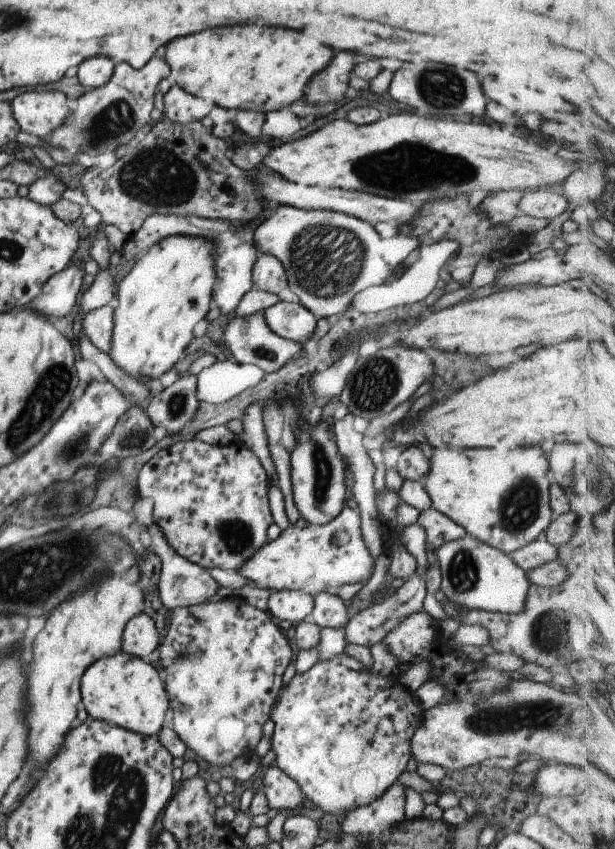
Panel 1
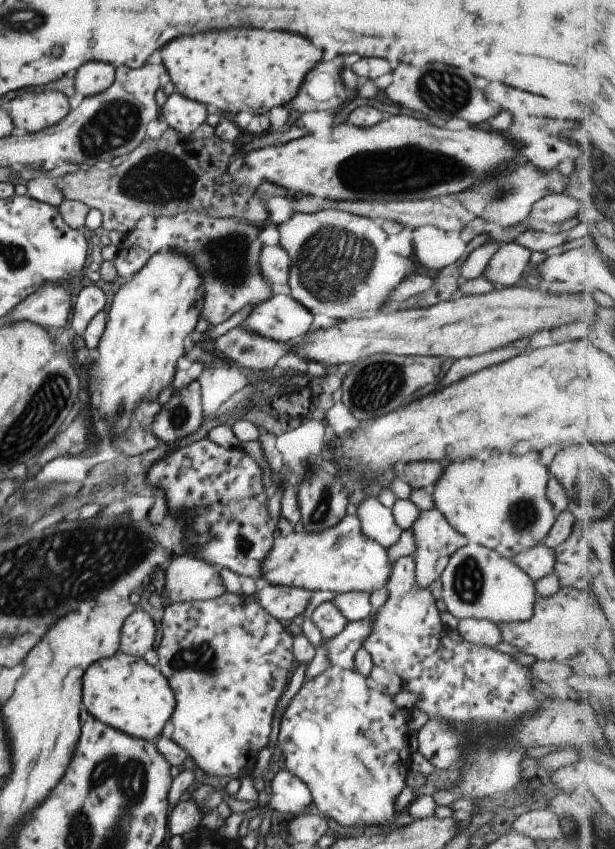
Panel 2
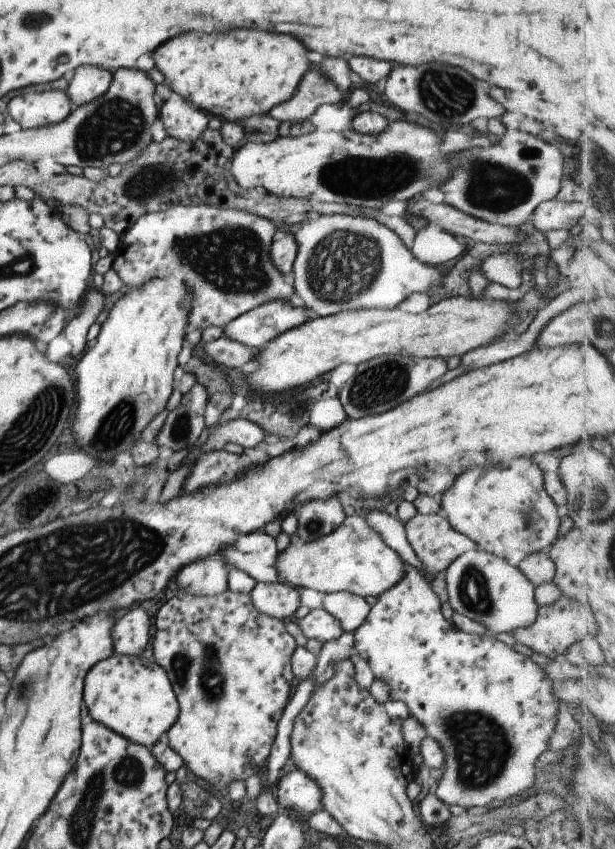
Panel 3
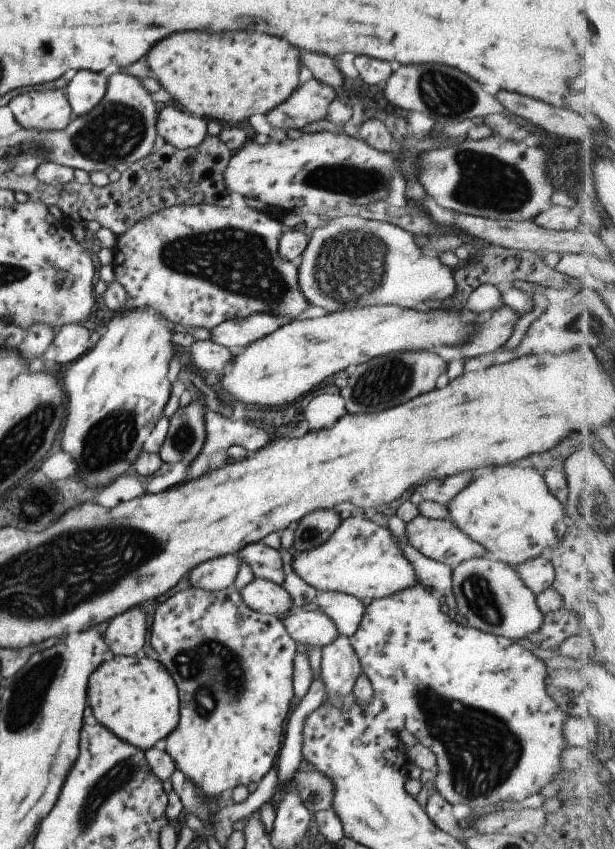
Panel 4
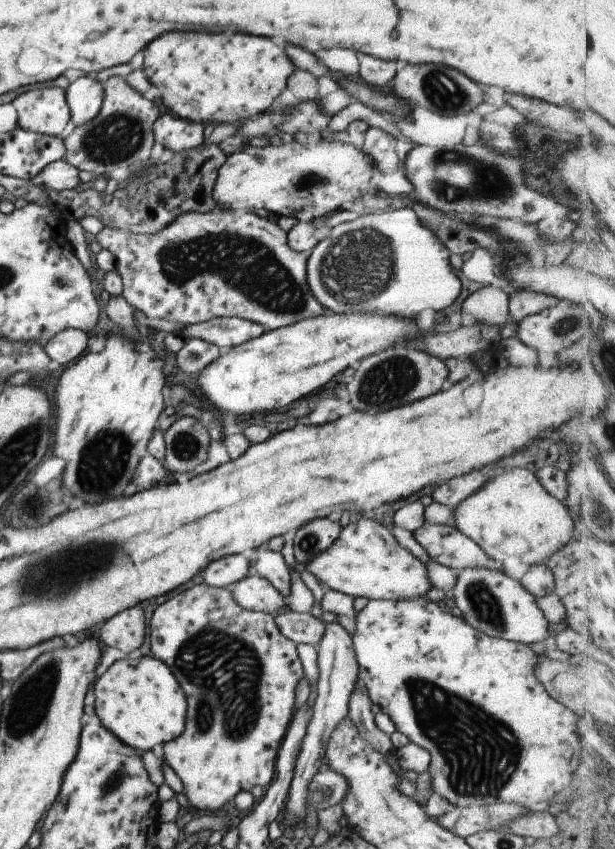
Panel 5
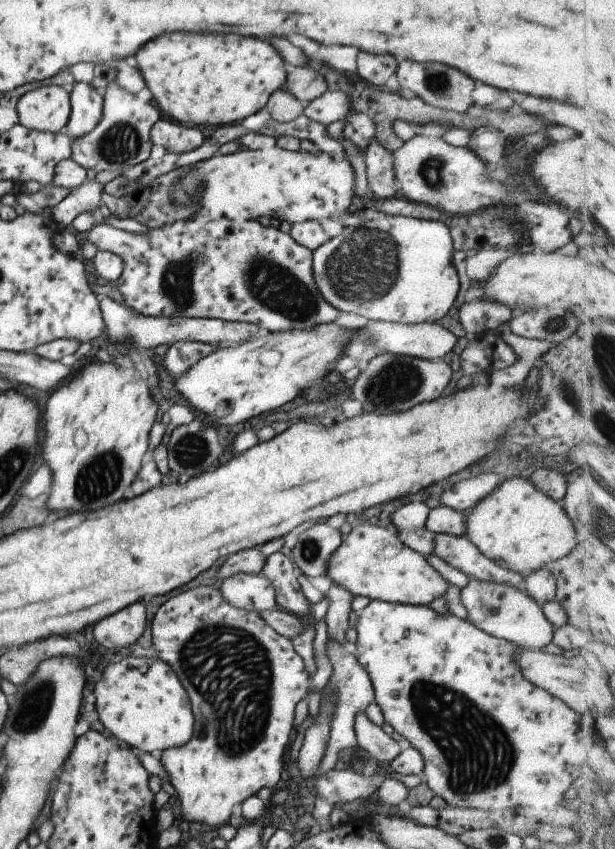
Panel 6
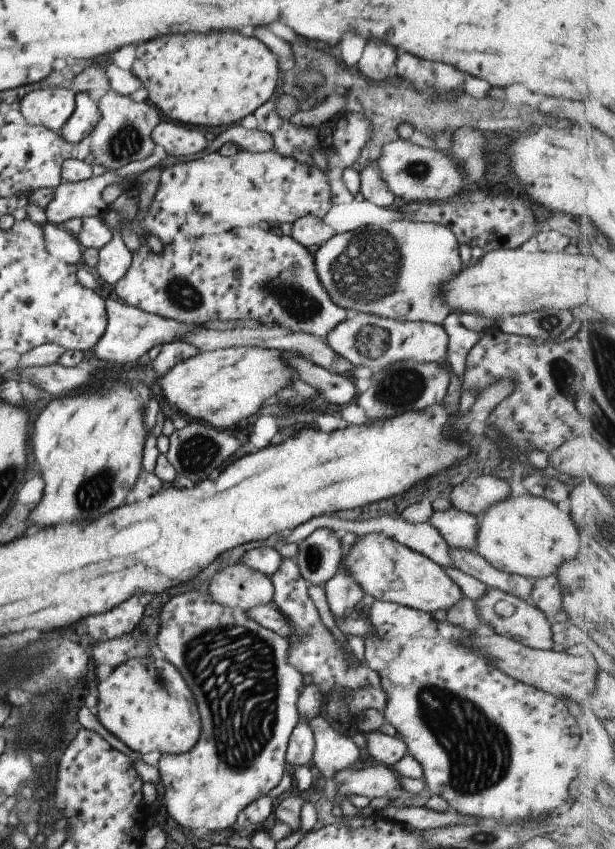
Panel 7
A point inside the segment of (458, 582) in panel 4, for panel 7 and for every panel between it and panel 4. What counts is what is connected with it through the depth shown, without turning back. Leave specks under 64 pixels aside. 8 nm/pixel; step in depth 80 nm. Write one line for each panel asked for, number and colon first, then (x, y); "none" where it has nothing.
5: (491, 602)
6: (499, 610)
7: (501, 613)

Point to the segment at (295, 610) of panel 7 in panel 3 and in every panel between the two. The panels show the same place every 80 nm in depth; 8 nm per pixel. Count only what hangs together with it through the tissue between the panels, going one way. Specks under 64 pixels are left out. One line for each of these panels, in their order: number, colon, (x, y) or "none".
3: (254, 553)
4: (264, 562)
5: (270, 565)
6: (278, 570)

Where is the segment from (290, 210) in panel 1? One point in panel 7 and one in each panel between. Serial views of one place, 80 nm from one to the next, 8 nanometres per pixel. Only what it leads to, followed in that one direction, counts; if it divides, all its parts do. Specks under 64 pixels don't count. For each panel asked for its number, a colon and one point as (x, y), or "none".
2: (339, 266)
3: (343, 262)
4: (349, 262)
5: (387, 263)
6: (398, 269)
7: (396, 270)

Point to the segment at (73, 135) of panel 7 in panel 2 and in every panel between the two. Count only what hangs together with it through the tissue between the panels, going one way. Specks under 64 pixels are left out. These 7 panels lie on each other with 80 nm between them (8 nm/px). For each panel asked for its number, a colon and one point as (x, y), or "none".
2: (91, 78)
3: (89, 82)
4: (85, 89)
5: (84, 96)
6: (86, 105)

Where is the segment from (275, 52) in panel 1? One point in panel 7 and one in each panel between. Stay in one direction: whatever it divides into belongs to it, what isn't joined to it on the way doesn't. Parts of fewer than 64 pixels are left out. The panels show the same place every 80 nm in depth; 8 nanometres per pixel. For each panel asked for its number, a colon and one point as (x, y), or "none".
2: (235, 69)
3: (233, 75)
4: (227, 77)
5: (206, 78)
6: (202, 80)
7: (201, 80)

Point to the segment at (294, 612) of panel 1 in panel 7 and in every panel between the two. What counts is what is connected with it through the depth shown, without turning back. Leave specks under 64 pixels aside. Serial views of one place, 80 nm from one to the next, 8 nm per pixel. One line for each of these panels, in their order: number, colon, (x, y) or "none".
2: (286, 604)
3: (277, 600)
4: (260, 595)
5: (254, 593)
6: (252, 592)
7: (238, 586)

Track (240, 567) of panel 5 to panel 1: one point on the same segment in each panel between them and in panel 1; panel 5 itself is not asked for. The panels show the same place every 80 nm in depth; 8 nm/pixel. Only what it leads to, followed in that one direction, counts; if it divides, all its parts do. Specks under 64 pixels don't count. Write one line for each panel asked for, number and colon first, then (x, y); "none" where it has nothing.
1: (181, 584)
2: (186, 579)
3: (206, 577)
4: (218, 574)

